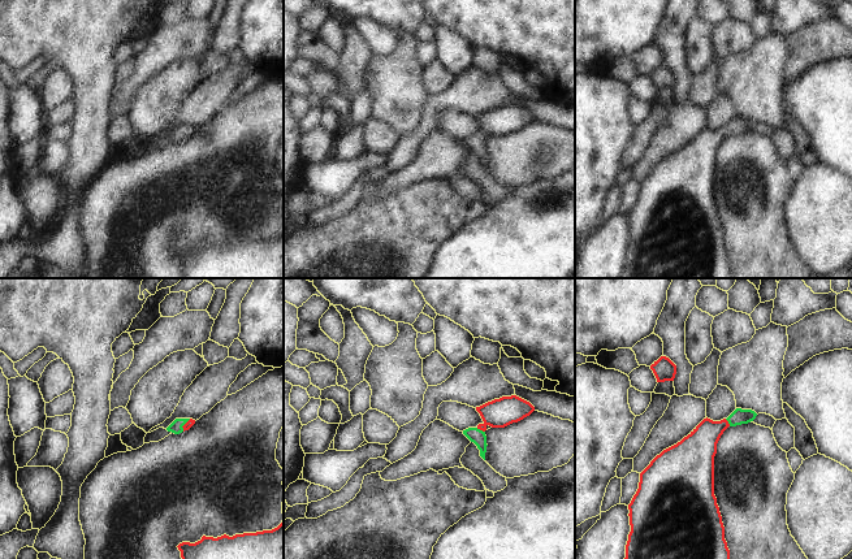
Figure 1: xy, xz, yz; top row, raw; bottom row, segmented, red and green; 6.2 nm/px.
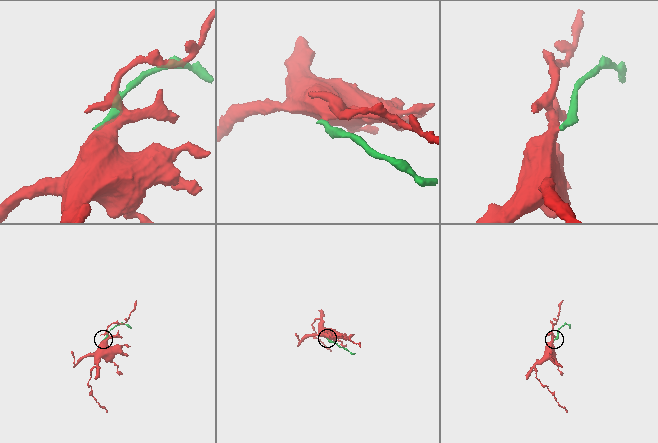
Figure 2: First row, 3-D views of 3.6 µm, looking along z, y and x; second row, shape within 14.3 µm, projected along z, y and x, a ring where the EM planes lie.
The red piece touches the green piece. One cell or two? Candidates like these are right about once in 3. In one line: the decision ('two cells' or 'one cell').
one cell

